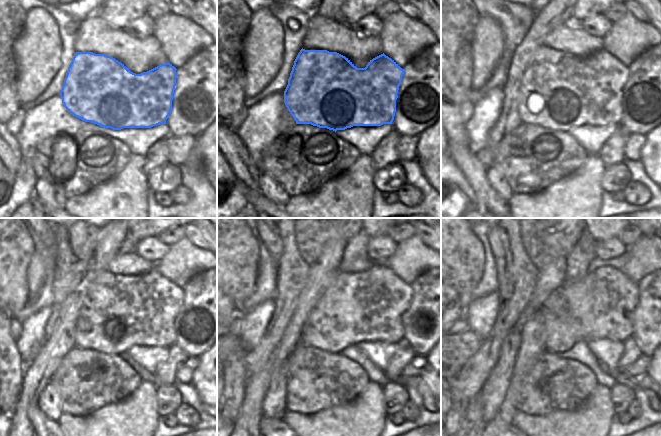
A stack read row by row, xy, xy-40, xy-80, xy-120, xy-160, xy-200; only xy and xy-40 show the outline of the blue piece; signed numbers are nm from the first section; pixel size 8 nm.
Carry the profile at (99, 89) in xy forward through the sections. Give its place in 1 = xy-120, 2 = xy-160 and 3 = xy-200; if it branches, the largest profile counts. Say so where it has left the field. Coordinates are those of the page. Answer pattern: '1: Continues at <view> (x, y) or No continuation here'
1: Continues at xy-120 (118, 312)
2: Continues at xy-160 (368, 306)
3: Continues at xy-200 (601, 305)

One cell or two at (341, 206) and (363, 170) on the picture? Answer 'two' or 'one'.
one

